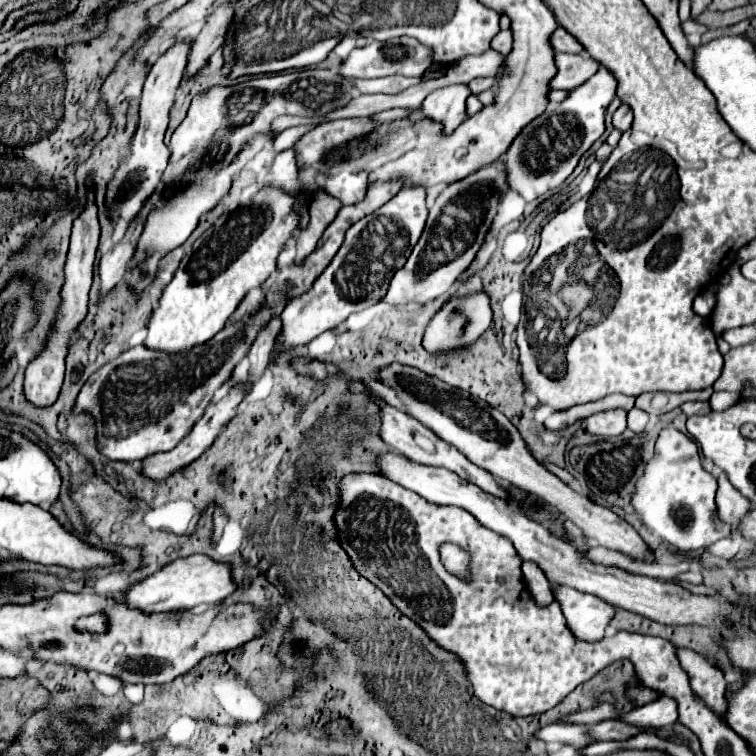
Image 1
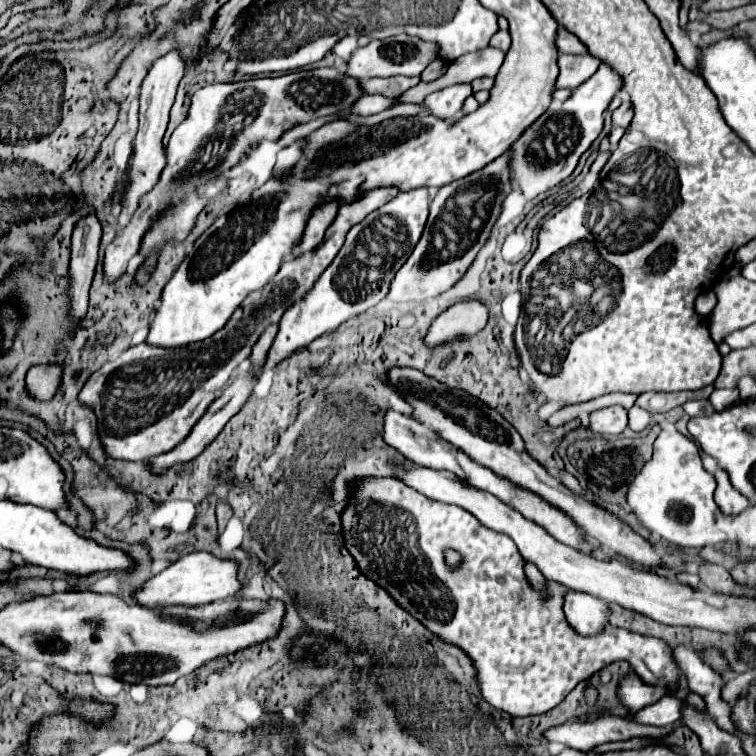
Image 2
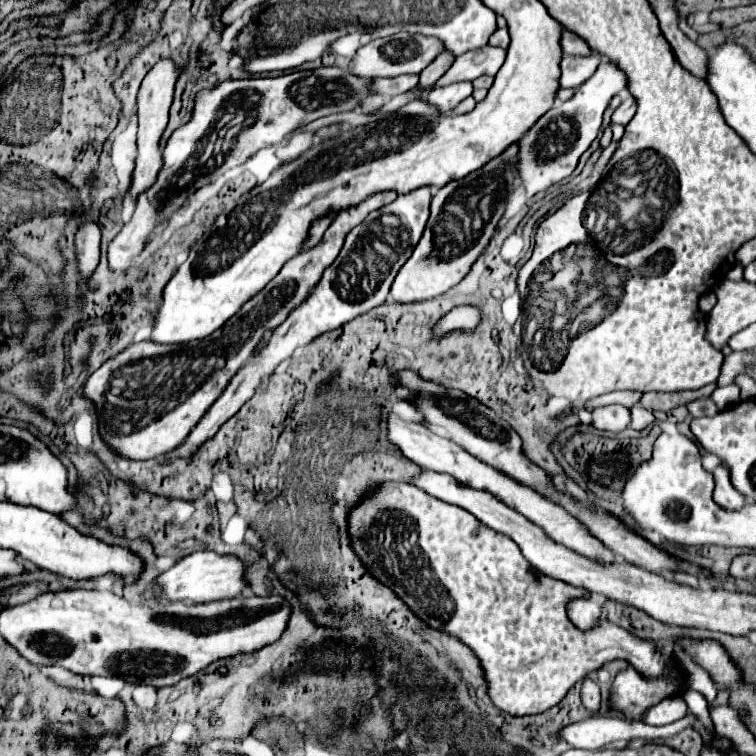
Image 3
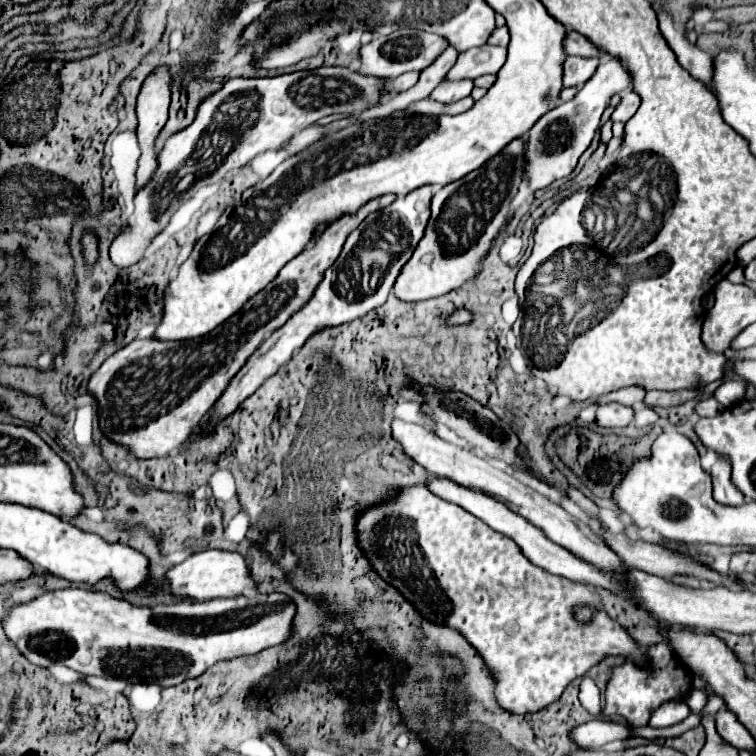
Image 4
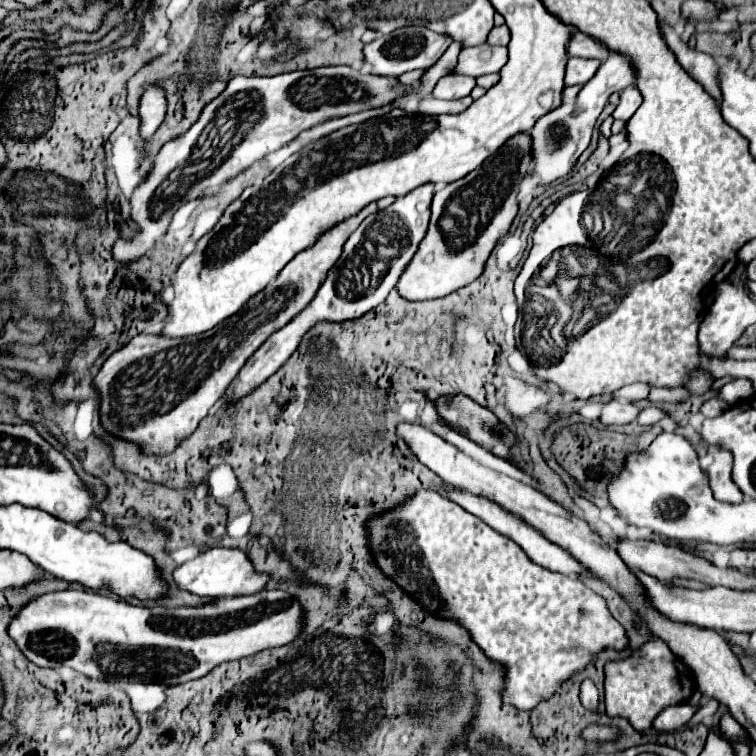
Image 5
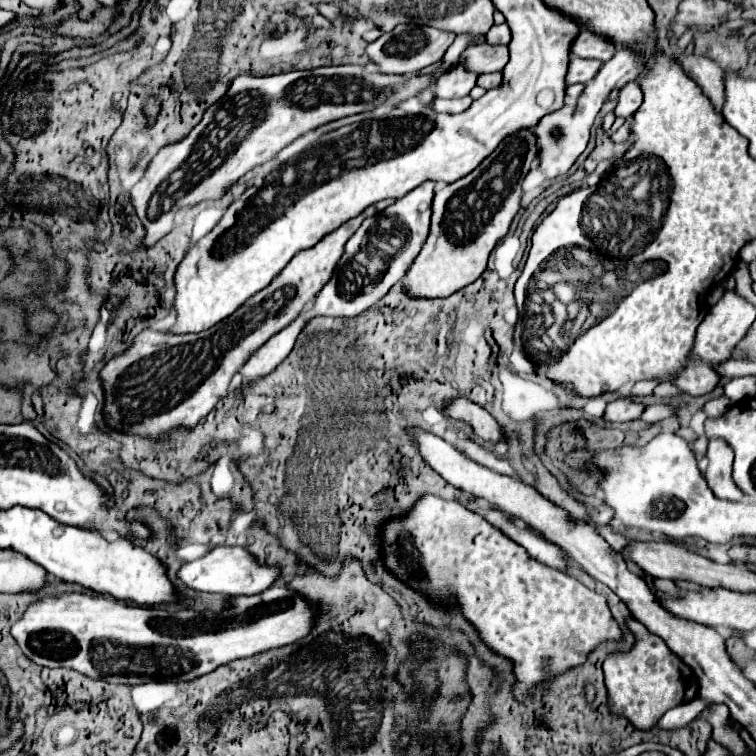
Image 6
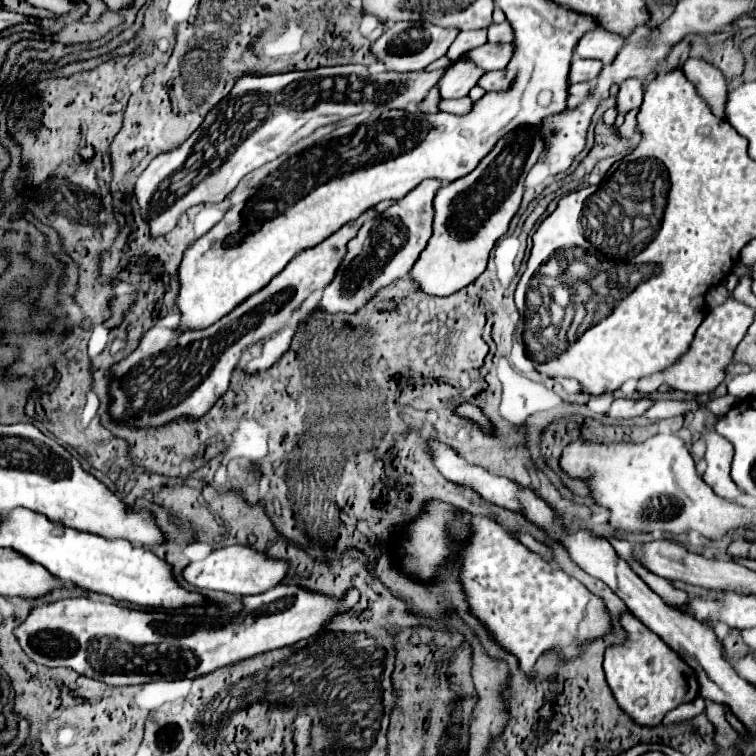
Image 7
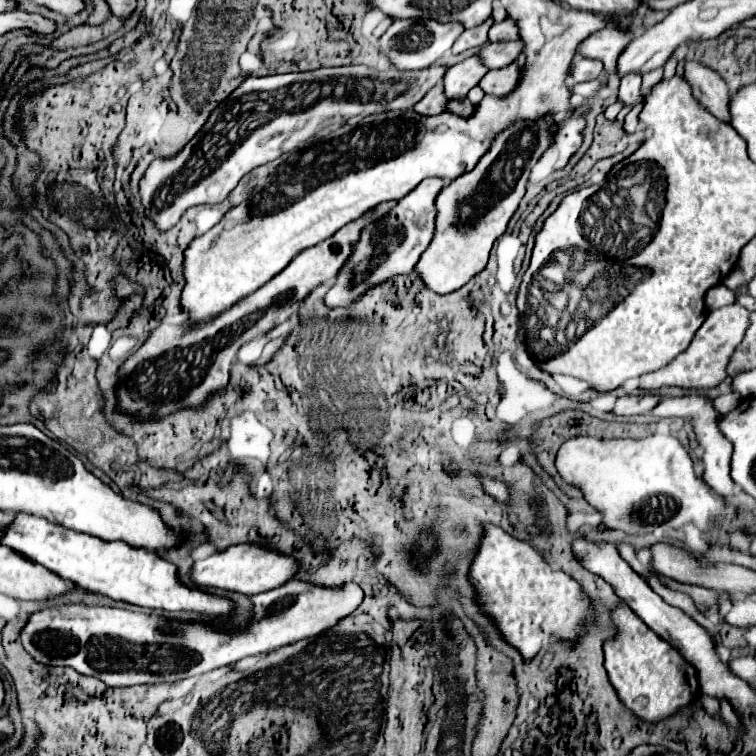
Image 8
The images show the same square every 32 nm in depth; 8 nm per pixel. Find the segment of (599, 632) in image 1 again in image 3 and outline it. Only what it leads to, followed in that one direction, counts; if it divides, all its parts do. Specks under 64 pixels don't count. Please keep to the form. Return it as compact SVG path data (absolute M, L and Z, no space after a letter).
M580 596L580 598L572 598L568 602L566 614L578 630L588 632L600 624L600 620L604 616L604 606L600 600L594 600L590 596Z

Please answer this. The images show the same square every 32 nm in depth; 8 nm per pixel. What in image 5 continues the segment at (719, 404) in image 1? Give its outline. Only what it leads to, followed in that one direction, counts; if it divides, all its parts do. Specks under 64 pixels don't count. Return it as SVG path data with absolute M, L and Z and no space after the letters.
M736 378L736 380L726 382L726 384L718 390L718 398L720 398L722 402L726 402L726 404L732 406L732 404L738 404L738 402L746 400L752 392L754 392L754 388L752 388L752 382L750 382L750 380L740 380L740 378Z

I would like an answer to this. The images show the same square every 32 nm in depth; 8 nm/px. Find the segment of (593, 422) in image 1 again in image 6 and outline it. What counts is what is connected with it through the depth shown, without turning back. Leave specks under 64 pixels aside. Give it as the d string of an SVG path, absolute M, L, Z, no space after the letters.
M612 400L612 402L606 406L602 418L604 418L606 422L630 422L630 420L636 420L642 410L644 410L644 406L638 404L638 402Z

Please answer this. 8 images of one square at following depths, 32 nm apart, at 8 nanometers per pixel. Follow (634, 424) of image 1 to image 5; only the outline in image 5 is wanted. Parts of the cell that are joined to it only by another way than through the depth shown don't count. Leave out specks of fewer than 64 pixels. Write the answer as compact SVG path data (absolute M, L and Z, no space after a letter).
M644 406L644 408L640 408L640 414L638 414L638 418L636 418L636 422L640 424L640 426L652 426L652 424L656 424L660 418L664 416L664 412L660 412L658 408L654 408L654 406Z

